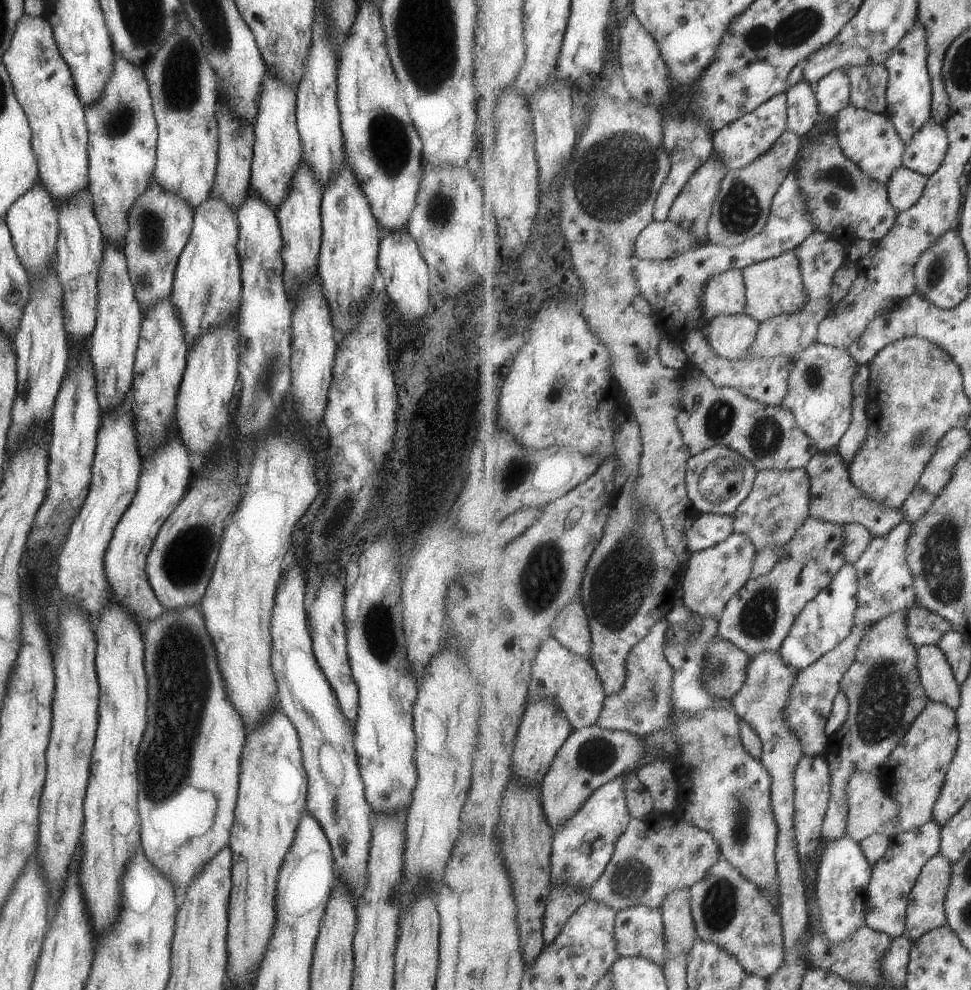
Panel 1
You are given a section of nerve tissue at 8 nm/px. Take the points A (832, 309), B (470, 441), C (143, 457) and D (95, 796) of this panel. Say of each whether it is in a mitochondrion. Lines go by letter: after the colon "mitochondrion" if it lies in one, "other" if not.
A: other
B: other
C: other
D: other

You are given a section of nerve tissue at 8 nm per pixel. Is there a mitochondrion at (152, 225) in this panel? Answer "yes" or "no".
yes

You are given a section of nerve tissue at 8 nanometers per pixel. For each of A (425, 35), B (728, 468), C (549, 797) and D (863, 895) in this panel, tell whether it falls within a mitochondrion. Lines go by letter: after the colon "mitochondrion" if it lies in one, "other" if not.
A: mitochondrion
B: mitochondrion
C: other
D: other

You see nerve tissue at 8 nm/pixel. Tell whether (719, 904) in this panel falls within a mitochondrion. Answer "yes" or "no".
yes

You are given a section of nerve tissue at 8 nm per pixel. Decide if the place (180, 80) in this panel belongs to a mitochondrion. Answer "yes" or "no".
yes

